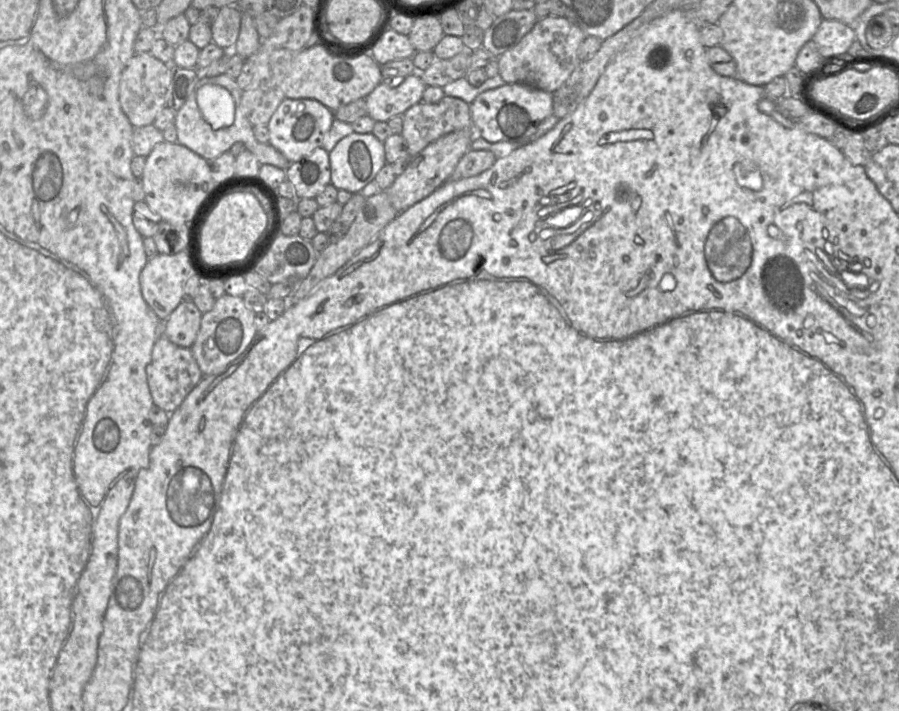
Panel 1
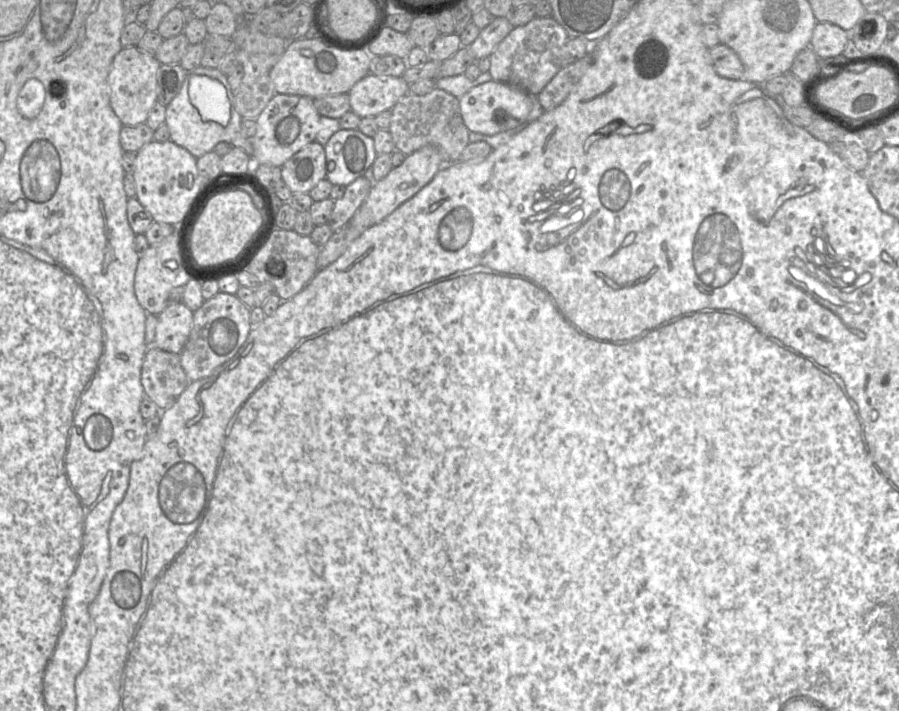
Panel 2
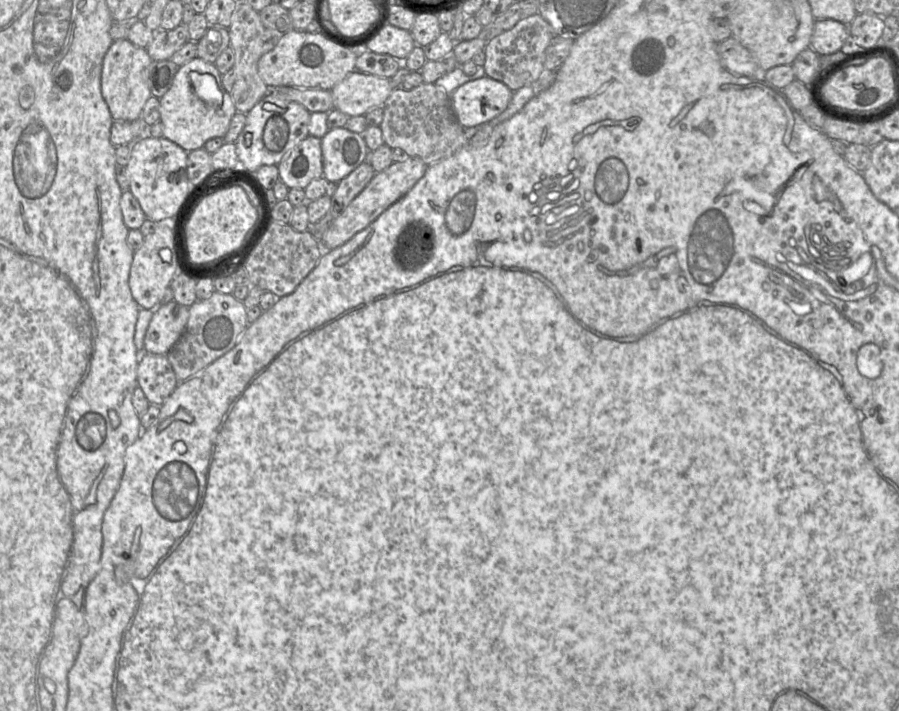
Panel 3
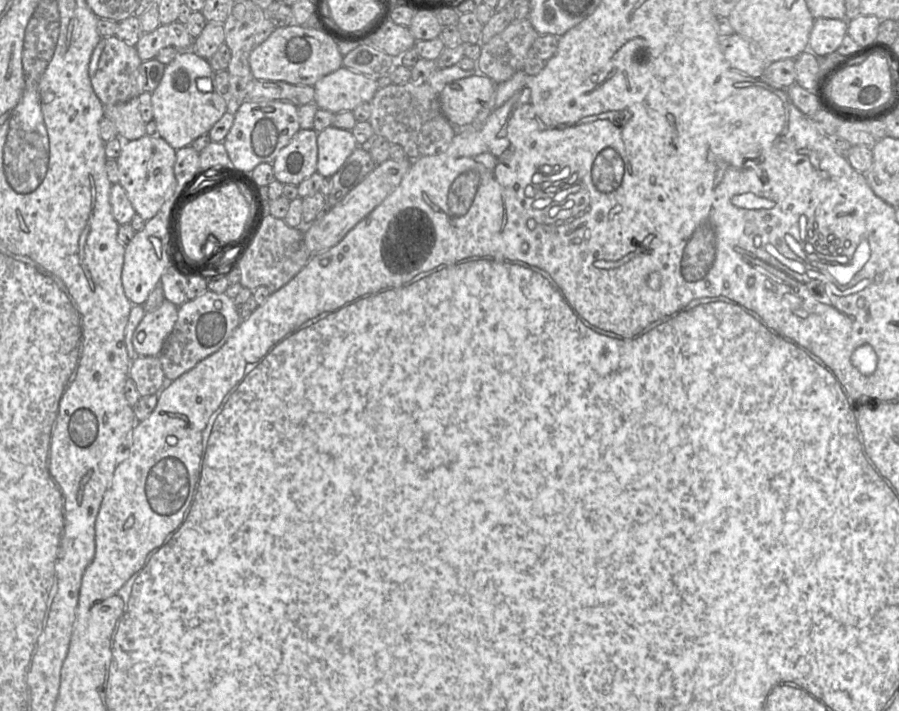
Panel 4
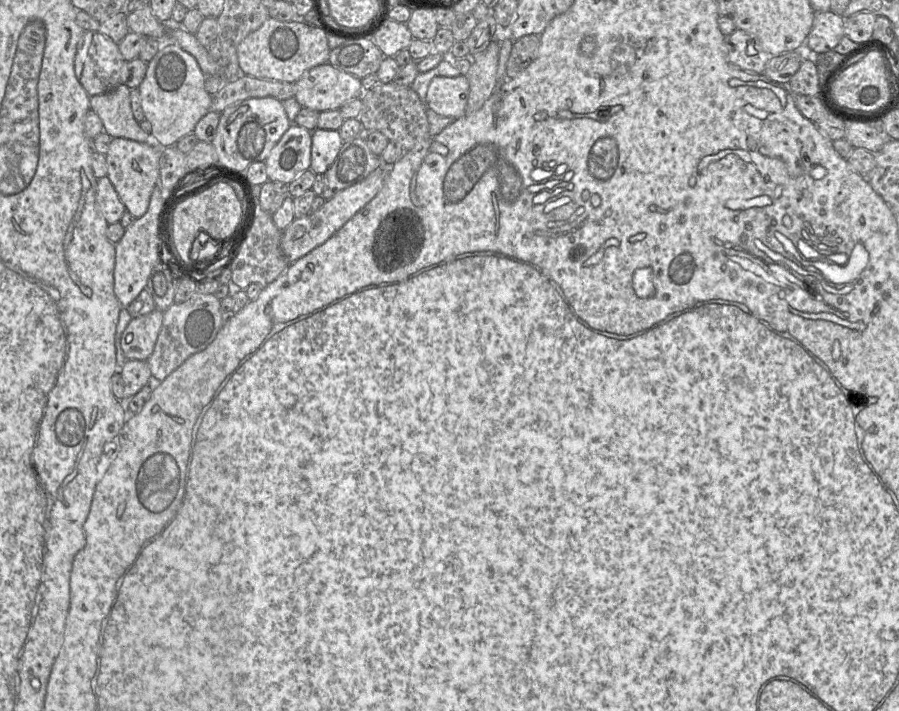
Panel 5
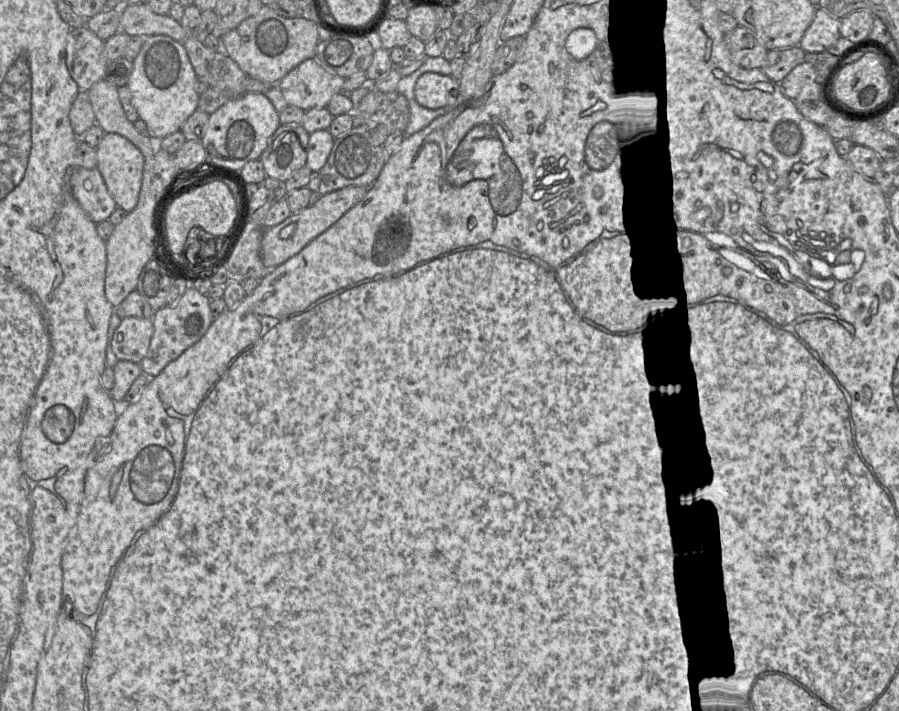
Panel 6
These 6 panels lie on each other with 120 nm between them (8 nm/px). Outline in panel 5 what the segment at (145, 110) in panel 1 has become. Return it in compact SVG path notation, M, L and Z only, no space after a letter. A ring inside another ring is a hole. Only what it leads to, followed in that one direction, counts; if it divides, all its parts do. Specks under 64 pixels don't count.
M84 31L81 46L75 56L74 68L76 77L90 97L124 84L127 78L127 61L123 58L118 44L99 31Z

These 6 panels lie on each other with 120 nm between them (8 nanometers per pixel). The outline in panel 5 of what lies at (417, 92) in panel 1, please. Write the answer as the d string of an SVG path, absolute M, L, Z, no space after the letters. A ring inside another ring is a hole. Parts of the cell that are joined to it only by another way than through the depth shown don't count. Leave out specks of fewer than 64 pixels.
M329 63L320 64L309 69L294 85L294 98L301 107L319 113L340 109L346 102L354 98L360 98L363 94L361 79L336 69Z

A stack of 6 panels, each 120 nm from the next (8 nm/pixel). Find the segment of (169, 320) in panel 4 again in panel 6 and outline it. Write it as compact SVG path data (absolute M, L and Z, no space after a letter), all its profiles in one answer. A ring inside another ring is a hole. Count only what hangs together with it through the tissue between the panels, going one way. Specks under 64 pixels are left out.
M125 317L110 338L110 348L118 361L140 363L153 335L153 320Z

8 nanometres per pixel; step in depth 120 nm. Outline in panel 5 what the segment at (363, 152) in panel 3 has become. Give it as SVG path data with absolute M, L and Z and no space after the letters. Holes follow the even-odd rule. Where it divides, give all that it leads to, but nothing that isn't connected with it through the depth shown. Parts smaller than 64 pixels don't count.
M316 128L312 131L311 166L315 175L323 175L335 161L343 140L337 130Z

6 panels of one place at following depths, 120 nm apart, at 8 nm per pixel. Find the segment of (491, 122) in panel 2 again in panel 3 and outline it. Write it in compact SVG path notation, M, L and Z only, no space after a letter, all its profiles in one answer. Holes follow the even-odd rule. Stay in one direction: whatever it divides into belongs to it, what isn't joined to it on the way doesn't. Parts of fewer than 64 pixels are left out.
M484 76L459 86L450 96L450 105L458 122L469 128L499 116L512 97L513 91L504 83Z

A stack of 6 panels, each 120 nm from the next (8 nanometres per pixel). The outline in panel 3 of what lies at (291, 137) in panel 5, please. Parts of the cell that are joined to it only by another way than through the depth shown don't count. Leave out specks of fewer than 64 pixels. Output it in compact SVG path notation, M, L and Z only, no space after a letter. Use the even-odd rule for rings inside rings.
M307 136L277 165L280 180L289 189L304 190L308 184L323 176L321 139Z

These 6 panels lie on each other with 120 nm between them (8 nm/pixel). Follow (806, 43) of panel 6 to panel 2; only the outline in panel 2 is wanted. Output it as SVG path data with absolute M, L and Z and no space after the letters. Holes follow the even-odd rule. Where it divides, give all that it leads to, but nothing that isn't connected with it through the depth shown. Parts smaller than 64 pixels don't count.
M817 22L810 47L818 58L829 58L843 53L849 40L849 31L830 22Z

